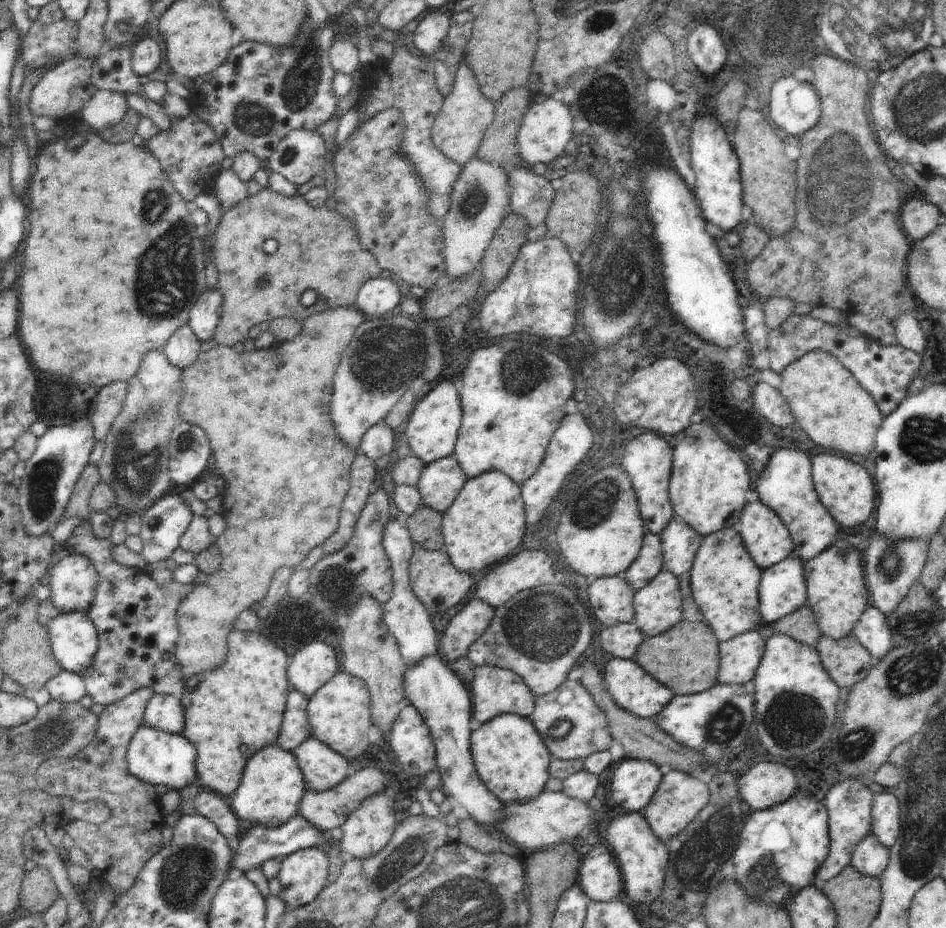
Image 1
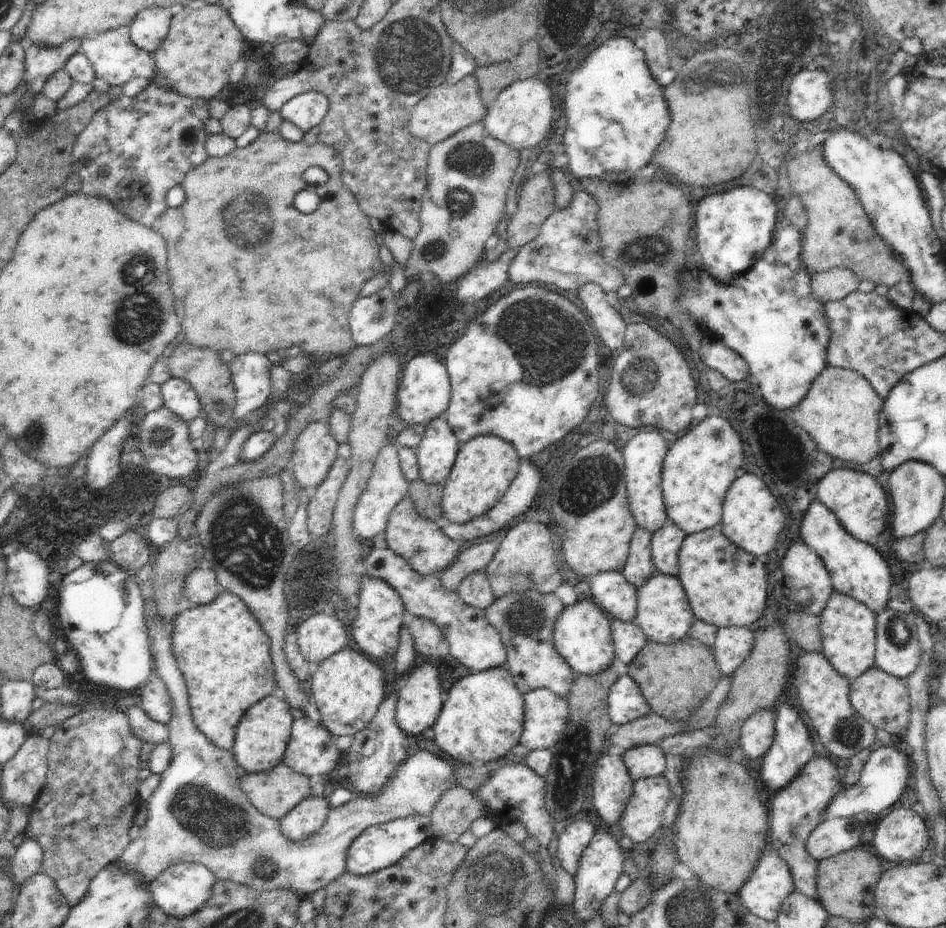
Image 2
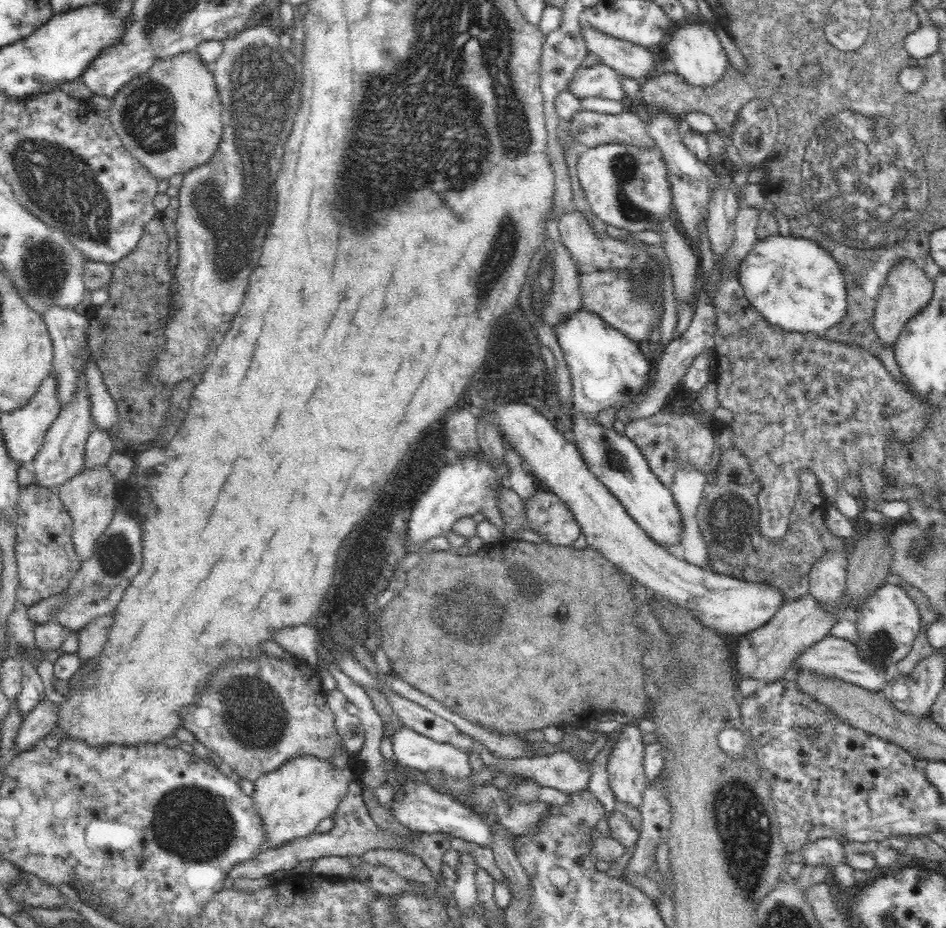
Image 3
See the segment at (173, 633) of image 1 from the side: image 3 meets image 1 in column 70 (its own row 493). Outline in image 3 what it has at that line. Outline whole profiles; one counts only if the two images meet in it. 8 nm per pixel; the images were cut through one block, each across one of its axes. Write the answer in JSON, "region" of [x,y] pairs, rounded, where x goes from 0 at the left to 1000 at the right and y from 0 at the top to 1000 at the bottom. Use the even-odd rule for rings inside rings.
{"region":[[[569,528],[555,540],[557,569],[567,573],[577,585],[603,588],[613,578],[614,567],[605,558],[604,550],[584,529]]]}

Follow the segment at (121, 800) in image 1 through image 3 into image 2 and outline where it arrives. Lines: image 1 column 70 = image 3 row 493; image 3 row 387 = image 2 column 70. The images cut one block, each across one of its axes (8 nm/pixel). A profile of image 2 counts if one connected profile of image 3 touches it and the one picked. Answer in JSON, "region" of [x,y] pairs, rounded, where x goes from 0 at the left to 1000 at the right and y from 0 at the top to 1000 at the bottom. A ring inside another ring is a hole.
{"region":[[[114,762],[104,763],[91,763],[88,766],[82,767],[79,772],[72,774],[67,780],[61,781],[59,790],[52,796],[52,810],[50,814],[50,834],[48,847],[44,849],[43,856],[40,861],[34,866],[33,879],[31,883],[30,895],[32,894],[32,903],[38,905],[42,913],[45,915],[45,929],[43,932],[44,941],[53,944],[58,949],[61,959],[68,963],[68,967],[72,970],[74,977],[80,976],[94,959],[97,948],[111,935],[113,932],[121,930],[126,921],[129,920],[138,904],[136,903],[136,894],[142,888],[142,883],[147,875],[150,864],[146,859],[146,851],[148,843],[146,841],[146,834],[149,831],[149,822],[147,819],[147,813],[152,802],[148,795],[145,795],[141,791],[135,772],[132,767],[124,767],[123,764],[116,764]]]}

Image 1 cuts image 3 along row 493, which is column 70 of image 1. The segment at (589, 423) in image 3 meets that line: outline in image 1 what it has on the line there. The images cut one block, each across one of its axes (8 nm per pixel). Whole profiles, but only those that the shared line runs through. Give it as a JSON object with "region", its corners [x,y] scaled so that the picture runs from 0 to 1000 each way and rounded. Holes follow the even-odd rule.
{"region":[[[93,661],[62,662],[51,679],[55,703],[67,722],[89,728],[105,697],[104,682]]]}

